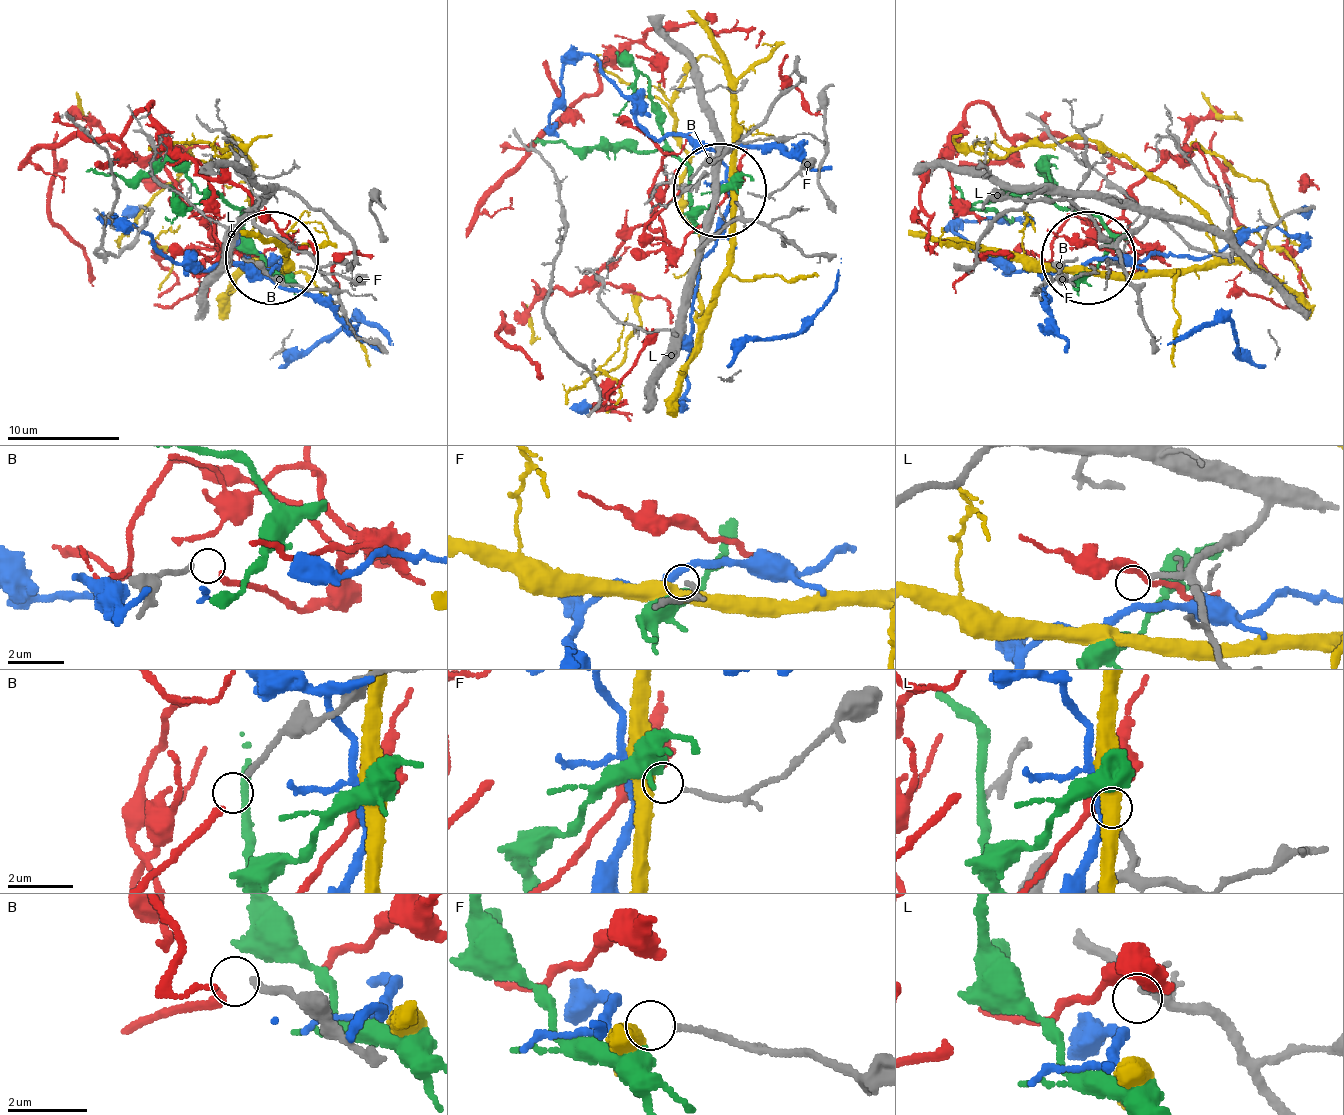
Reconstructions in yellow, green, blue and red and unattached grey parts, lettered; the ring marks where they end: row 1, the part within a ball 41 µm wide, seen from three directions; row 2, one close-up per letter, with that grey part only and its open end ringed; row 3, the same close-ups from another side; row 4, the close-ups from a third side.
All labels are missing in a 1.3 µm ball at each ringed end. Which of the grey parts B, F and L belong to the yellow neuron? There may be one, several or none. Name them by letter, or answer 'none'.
F

